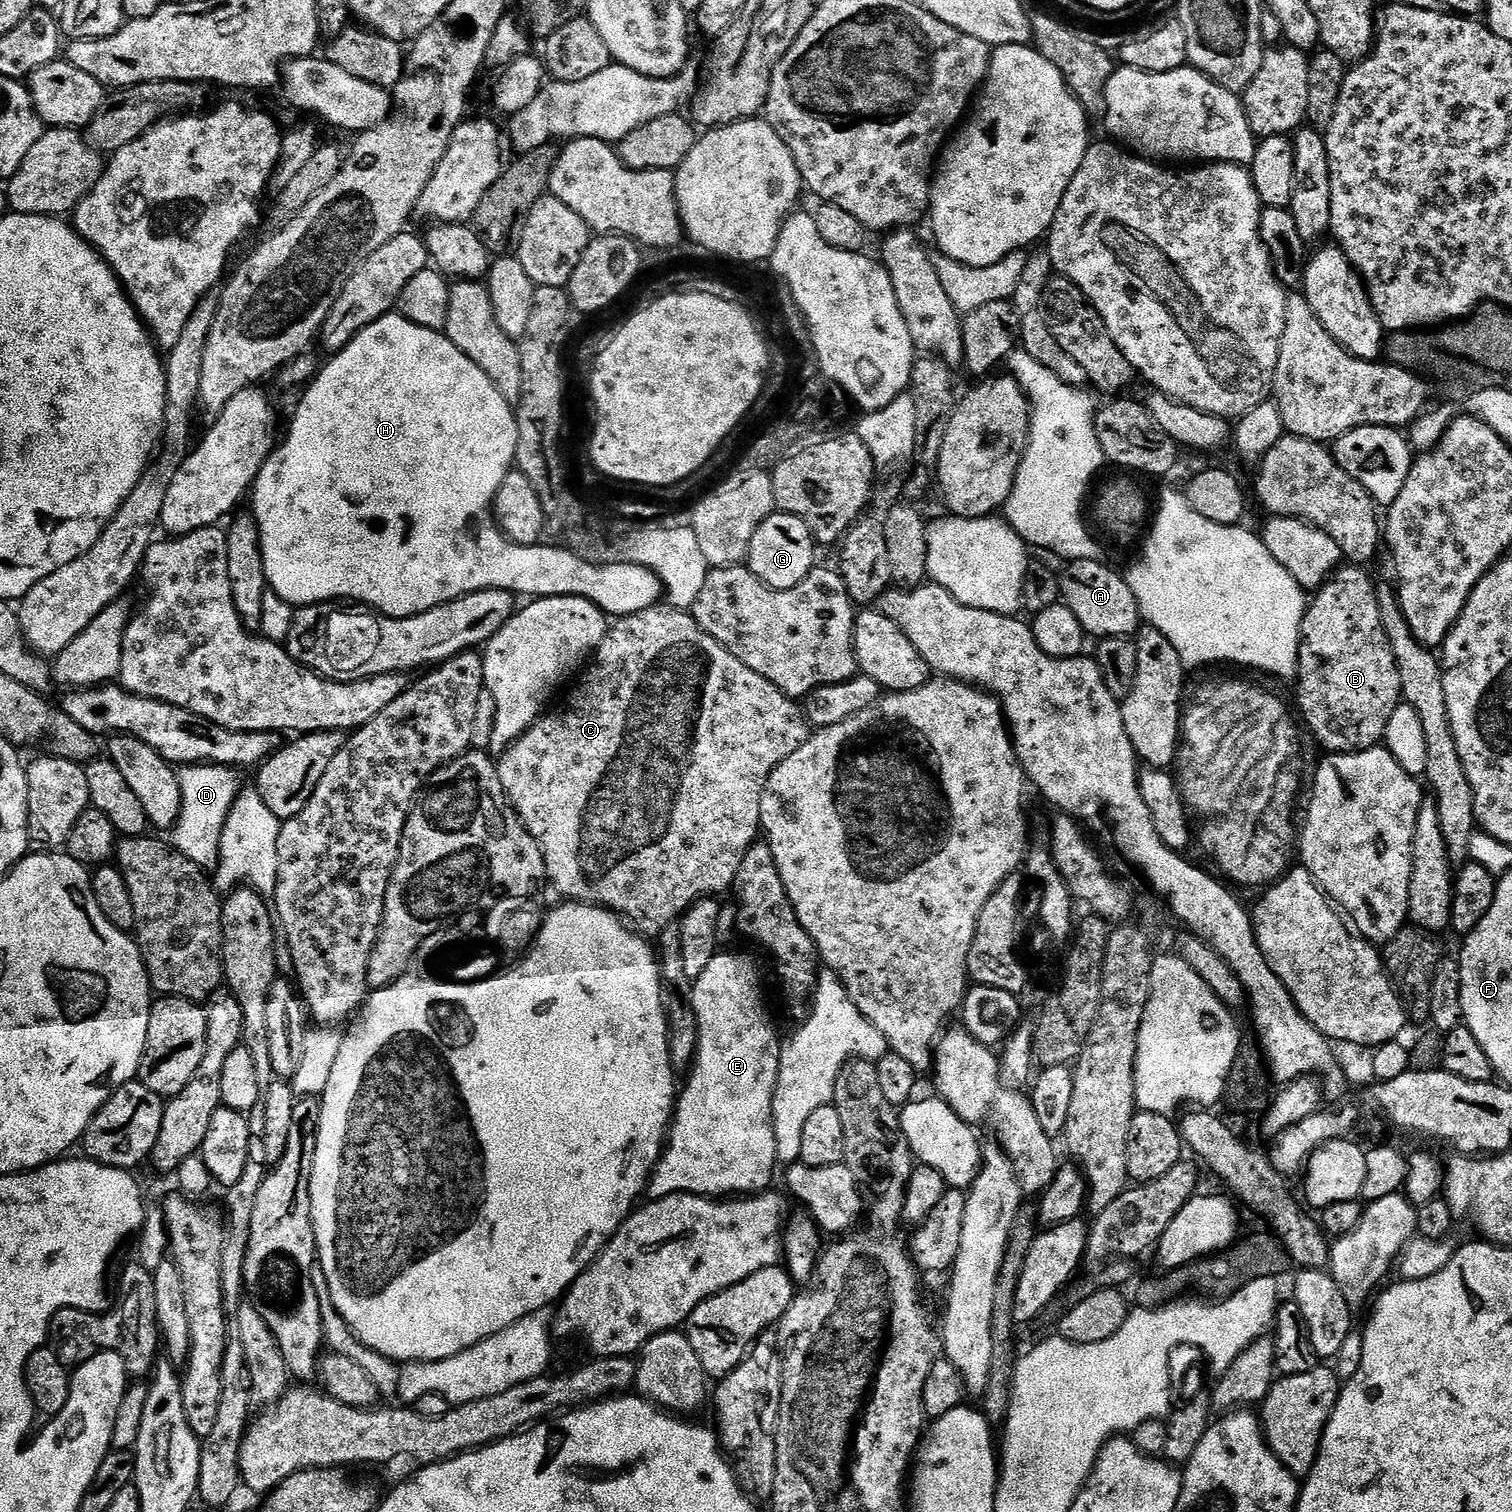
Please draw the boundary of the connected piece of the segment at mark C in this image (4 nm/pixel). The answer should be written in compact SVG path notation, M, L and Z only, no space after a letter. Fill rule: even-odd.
M671 606L647 608L638 614L619 617L609 627L608 633L604 635L604 641L597 646L590 663L579 673L578 679L580 681L569 690L568 697L564 700L564 705L557 712L552 712L553 710L545 711L544 715L539 720L535 720L506 751L499 753L496 765L498 778L502 778L504 792L512 803L512 808L520 815L524 828L540 843L550 884L553 884L564 895L564 898L567 898L569 901L595 904L598 908L606 908L608 911L616 913L617 916L627 921L639 935L645 938L656 938L659 937L660 933L666 931L667 928L673 927L680 917L683 916L684 911L695 900L719 897L721 895L719 892L724 892L727 888L729 891L735 885L736 875L742 866L742 858L746 858L746 854L751 850L753 844L757 843L758 837L762 832L760 826L760 807L762 806L764 787L767 786L770 774L776 767L786 758L790 758L790 754L794 754L794 750L798 750L798 746L802 746L808 741L810 735L808 718L804 714L803 707L793 697L782 694L782 690L778 690L778 686L774 686L766 678L762 678L762 674L754 674L754 670L750 670L750 666L746 666L746 662L734 658L734 654L730 654L730 650L726 650L726 646L722 646L717 640L710 638L710 634L706 634L706 630L702 630L702 626L698 626L698 622L692 617L691 611Z

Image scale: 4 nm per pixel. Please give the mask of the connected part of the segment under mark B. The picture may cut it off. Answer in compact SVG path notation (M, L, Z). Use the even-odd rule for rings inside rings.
M1341 566L1332 573L1332 576L1321 588L1311 597L1307 605L1304 621L1300 627L1300 666L1298 669L1298 679L1296 684L1296 700L1300 703L1300 712L1304 715L1304 720L1308 723L1308 728L1312 731L1312 736L1321 744L1328 748L1329 753L1339 754L1341 752L1364 752L1367 748L1375 748L1381 743L1386 734L1386 726L1390 726L1390 717L1394 710L1402 703L1404 695L1404 683L1398 674L1398 666L1394 662L1394 650L1390 650L1390 642L1386 638L1386 630L1382 630L1382 614L1378 606L1376 597L1377 585L1372 584L1372 580L1367 576L1365 569L1360 566Z

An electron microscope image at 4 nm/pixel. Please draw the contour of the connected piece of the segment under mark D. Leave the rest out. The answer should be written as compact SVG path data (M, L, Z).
M189 764L179 769L182 786L182 814L178 822L170 829L170 843L190 862L199 864L208 870L220 859L220 839L226 826L226 818L240 797L242 783L241 773L235 768L221 764Z

